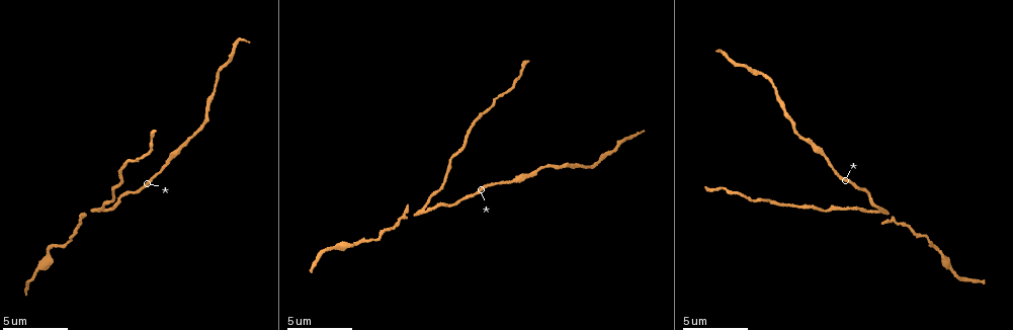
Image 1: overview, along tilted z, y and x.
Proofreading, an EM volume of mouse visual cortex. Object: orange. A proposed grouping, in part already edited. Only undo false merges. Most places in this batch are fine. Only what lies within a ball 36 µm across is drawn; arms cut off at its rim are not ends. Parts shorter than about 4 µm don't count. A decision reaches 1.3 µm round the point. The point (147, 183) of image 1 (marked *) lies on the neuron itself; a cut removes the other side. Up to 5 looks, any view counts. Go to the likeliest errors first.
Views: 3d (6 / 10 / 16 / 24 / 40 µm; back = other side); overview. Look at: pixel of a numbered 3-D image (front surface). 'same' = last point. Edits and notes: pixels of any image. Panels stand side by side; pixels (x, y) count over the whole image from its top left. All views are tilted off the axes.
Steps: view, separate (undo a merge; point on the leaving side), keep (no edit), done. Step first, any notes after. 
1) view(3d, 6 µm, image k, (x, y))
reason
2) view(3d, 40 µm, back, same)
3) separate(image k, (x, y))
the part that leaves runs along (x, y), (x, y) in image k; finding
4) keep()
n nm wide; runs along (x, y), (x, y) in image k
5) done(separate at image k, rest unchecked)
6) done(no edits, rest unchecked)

view(3d, 10 µm, image 1, (104, 208))
small branch off a trunk

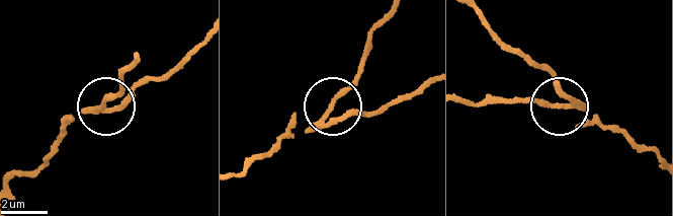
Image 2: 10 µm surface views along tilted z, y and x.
separate(image 2, (340, 94))
210 nm wide; a second neuron is stuck on

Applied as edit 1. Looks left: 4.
view(3d, 16 µm, image 1, (531, 174))
calibre changes

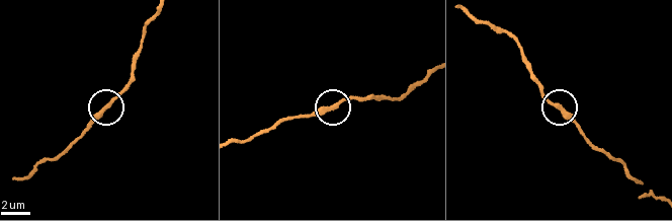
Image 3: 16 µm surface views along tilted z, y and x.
keep()
runs along (598, 149), (569, 113), (547, 98), (534, 84) in image 3; one neuron here

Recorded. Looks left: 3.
view(3d, 6 µm, image 1, (772, 82))
narrows sharply

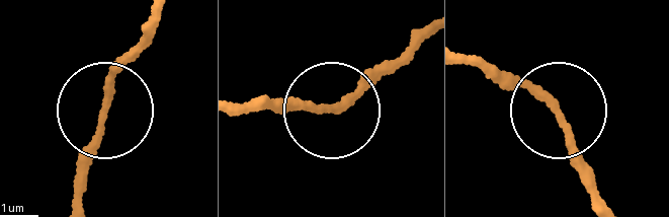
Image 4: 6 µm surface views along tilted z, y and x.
keep()
runs along (73, 206), (83, 153), (140, 39) in image 4; one neuron here

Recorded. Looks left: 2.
done(separate at image 2, rest unchecked)

